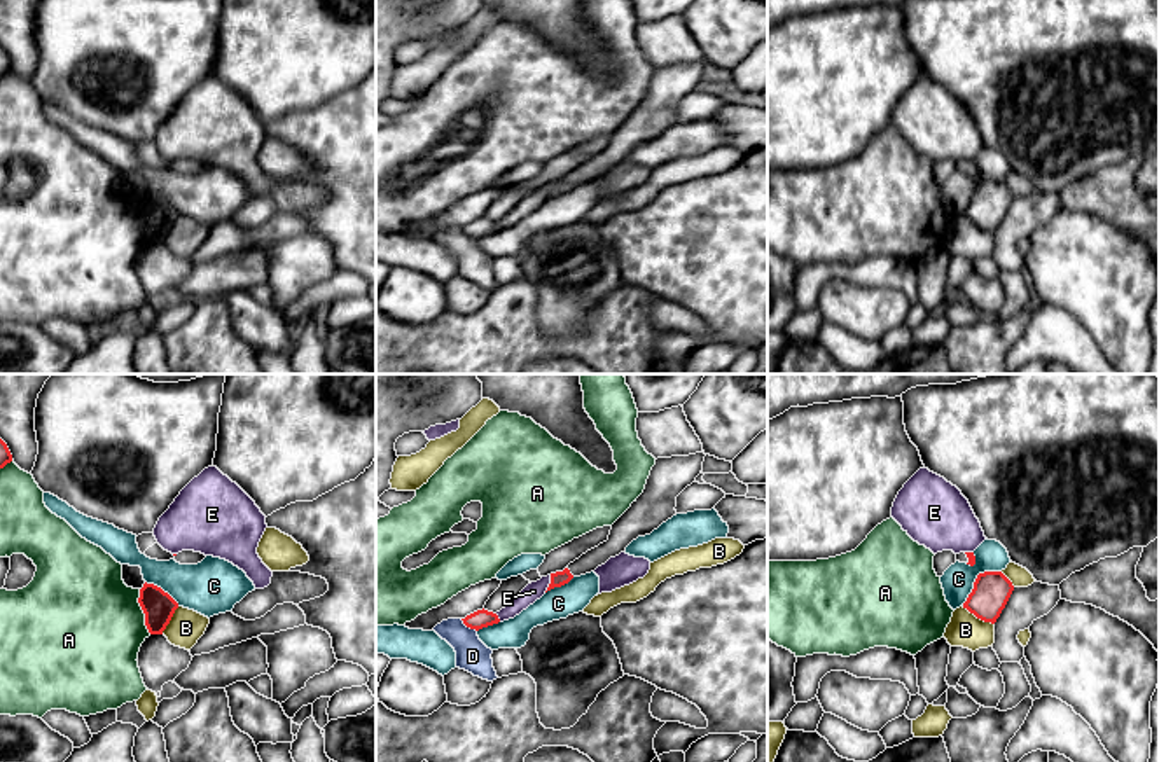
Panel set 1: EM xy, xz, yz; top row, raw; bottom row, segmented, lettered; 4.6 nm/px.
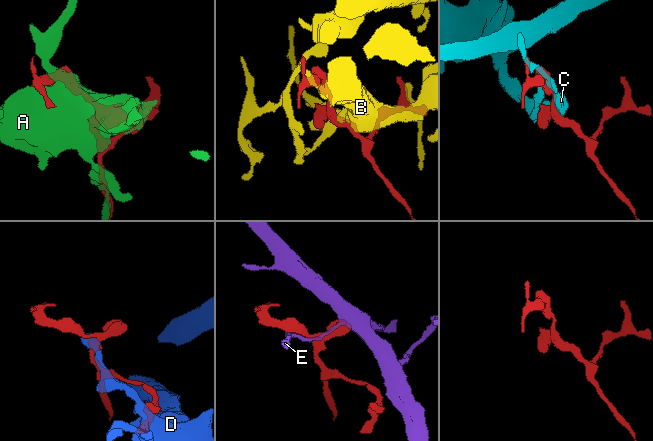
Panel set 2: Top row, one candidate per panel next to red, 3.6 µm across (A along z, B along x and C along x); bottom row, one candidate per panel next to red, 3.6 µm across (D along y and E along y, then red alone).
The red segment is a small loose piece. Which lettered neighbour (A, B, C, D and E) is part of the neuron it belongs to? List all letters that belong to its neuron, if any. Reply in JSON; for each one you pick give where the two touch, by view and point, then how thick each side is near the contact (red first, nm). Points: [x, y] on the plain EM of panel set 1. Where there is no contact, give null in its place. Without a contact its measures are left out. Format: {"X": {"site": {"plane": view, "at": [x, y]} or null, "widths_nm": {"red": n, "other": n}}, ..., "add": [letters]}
{"add": []}

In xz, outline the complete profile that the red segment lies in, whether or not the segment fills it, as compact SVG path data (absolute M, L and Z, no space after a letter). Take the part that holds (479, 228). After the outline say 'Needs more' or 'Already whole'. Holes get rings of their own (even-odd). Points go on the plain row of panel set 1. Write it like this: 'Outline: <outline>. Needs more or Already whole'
Outline: M484 217L467 224L462 229L467 236L475 238L475 239L500 231L496 222L488 220Z. Already whole

